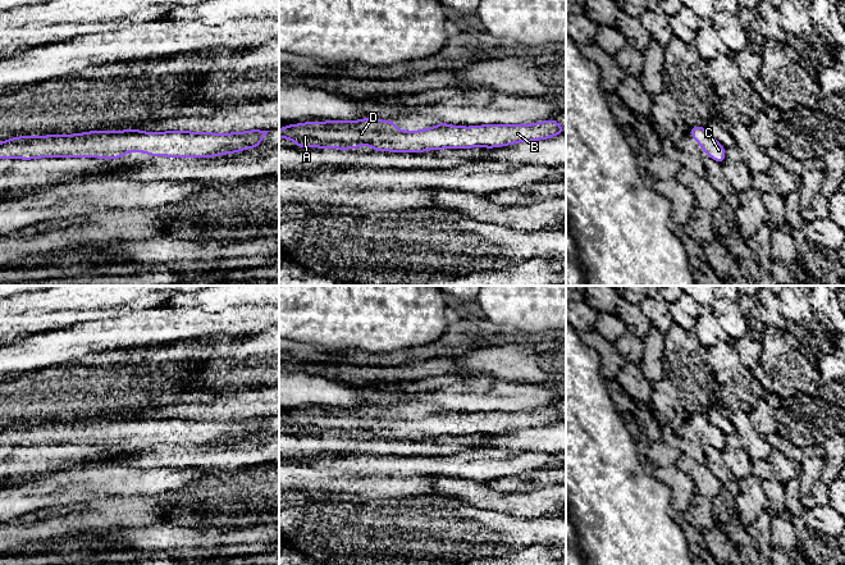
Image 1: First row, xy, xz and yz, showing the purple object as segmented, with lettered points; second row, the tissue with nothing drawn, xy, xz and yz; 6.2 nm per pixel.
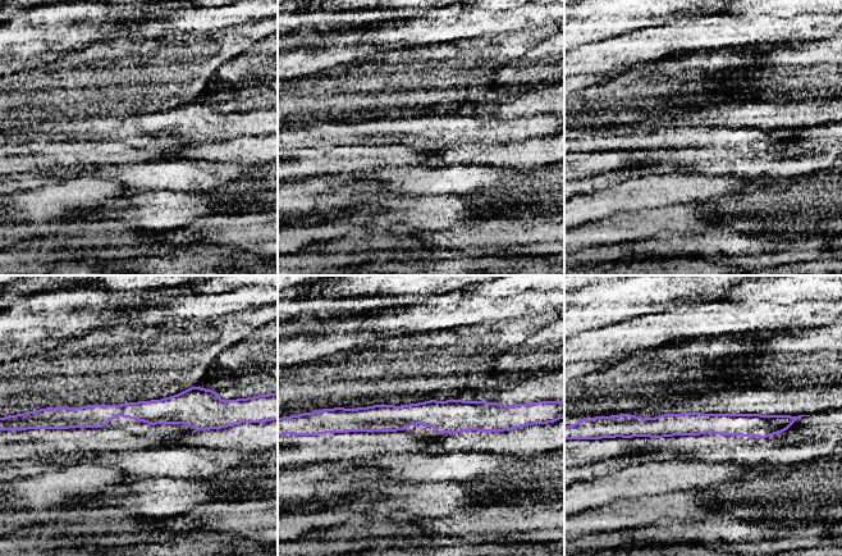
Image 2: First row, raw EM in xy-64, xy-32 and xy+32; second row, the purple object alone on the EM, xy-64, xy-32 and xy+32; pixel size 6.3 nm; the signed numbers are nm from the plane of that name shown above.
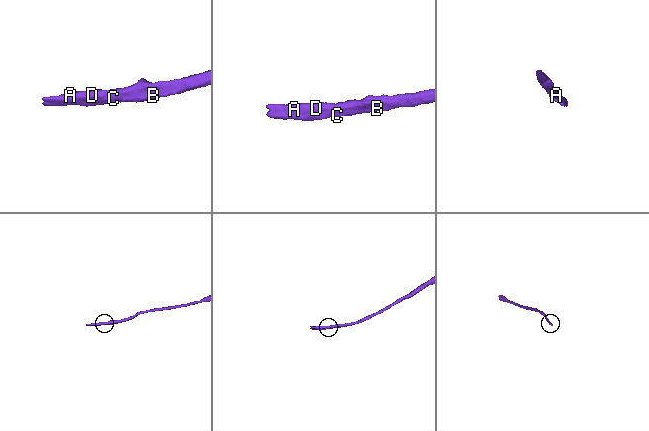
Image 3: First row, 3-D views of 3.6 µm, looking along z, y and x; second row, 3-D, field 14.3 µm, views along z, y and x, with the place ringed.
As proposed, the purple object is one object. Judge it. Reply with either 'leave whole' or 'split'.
leave whole

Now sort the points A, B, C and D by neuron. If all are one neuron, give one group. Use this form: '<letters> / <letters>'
A B C D

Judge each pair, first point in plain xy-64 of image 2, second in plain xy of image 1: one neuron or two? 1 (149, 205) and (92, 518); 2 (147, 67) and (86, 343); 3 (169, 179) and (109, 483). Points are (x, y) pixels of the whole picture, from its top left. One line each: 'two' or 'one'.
1: one
2: two
3: one

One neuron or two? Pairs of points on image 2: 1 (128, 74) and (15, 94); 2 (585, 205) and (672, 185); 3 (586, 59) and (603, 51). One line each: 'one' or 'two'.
1: one
2: one
3: one

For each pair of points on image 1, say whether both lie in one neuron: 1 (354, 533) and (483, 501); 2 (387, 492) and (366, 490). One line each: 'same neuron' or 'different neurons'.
1: different neurons
2: same neuron

